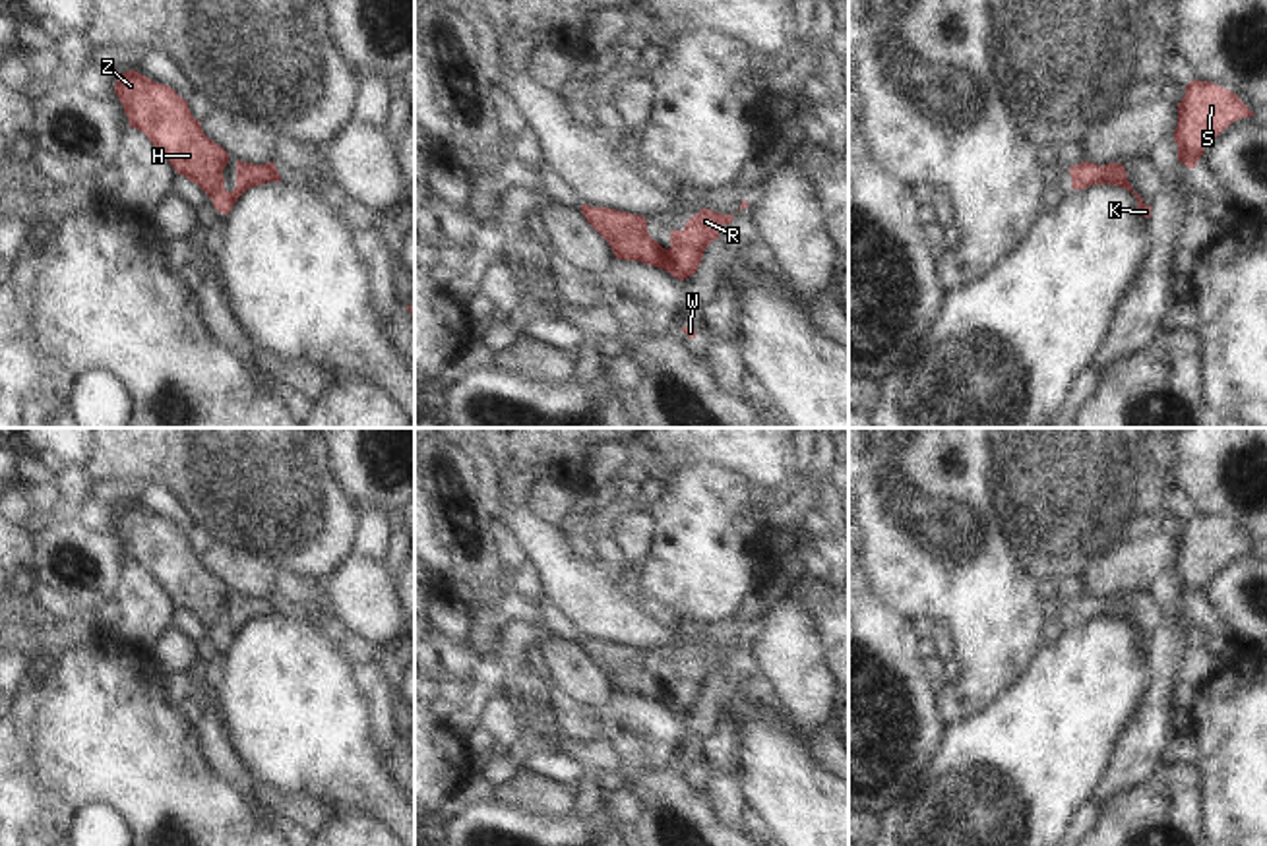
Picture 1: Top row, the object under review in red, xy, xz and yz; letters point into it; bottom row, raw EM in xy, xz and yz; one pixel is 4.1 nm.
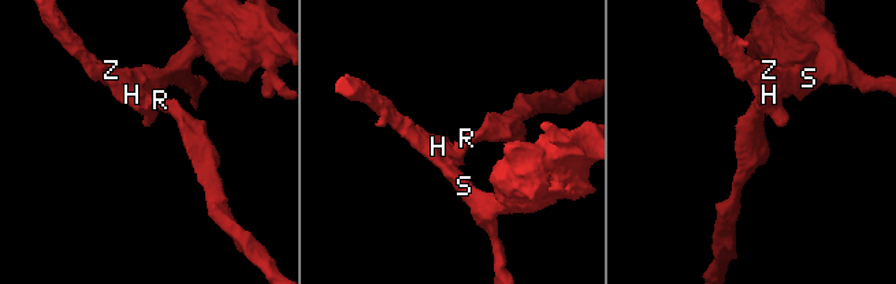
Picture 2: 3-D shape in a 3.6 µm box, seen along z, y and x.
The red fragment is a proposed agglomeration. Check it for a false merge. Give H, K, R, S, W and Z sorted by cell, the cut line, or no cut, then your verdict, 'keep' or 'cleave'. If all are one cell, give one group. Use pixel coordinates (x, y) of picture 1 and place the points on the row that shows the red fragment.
H K R S W Z | no cut | keep

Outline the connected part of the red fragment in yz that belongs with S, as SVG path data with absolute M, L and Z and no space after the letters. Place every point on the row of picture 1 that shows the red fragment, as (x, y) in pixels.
M1193 79L1178 103L1178 126L1174 141L1178 161L1195 168L1205 147L1232 122L1255 116L1240 97L1217 83Z

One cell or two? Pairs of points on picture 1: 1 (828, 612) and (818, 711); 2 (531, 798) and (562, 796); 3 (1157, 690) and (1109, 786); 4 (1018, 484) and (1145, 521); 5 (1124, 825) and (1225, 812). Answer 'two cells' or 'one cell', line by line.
1: two cells
2: one cell
3: one cell
4: one cell
5: two cells

